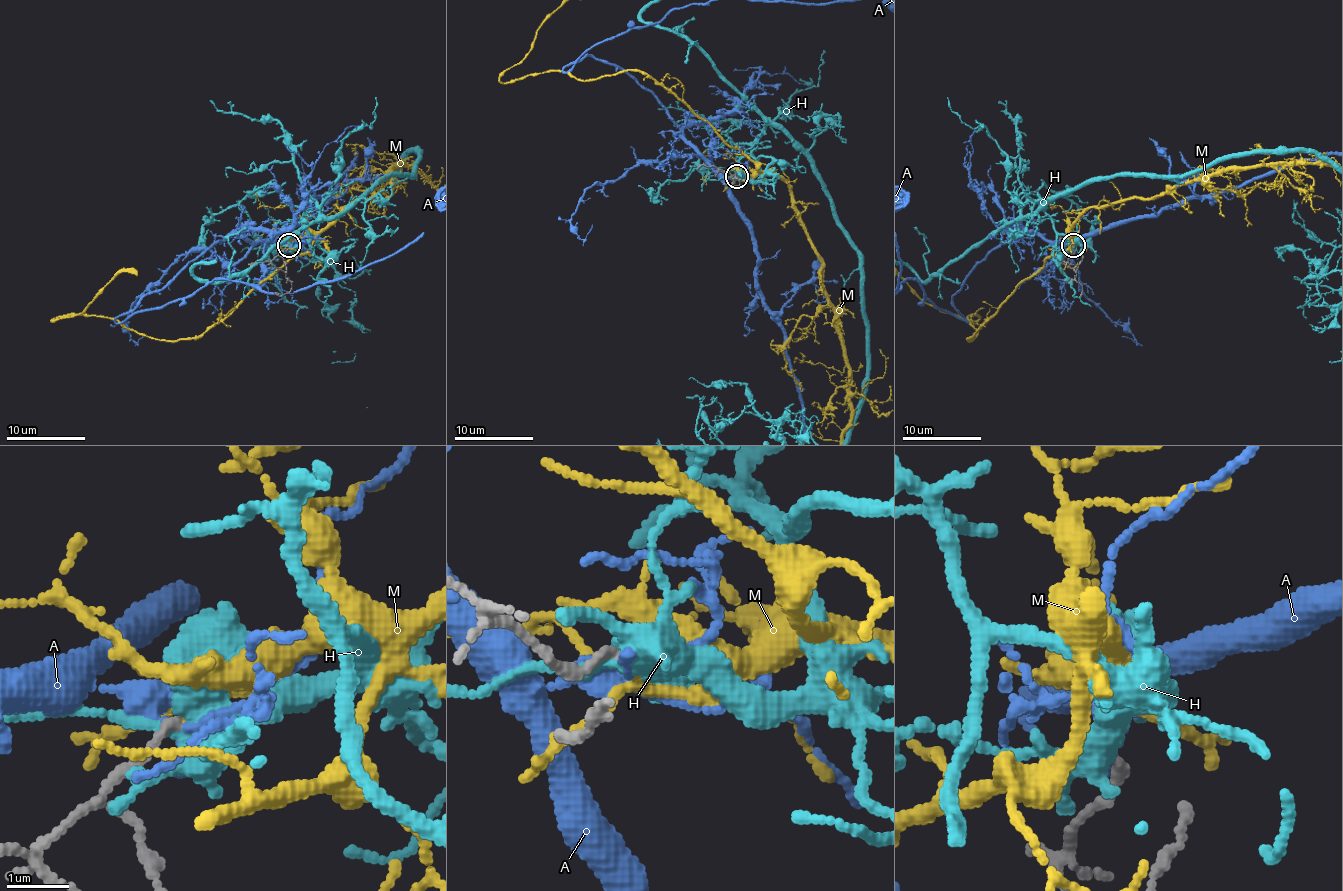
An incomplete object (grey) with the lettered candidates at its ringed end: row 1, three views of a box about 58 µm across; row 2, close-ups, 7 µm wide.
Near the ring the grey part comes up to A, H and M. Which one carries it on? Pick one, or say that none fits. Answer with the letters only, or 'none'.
M

